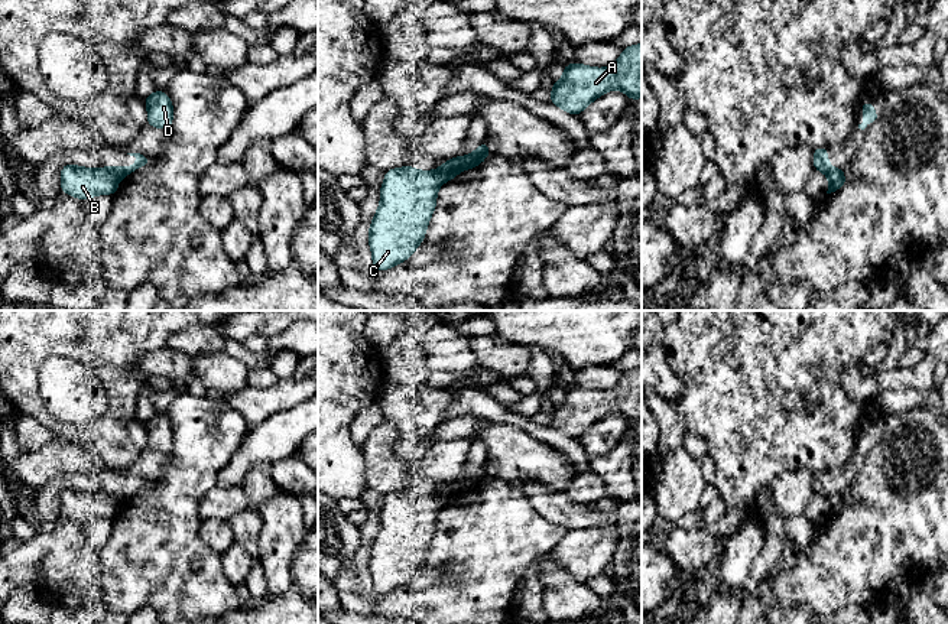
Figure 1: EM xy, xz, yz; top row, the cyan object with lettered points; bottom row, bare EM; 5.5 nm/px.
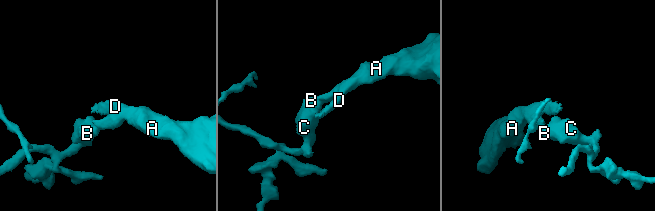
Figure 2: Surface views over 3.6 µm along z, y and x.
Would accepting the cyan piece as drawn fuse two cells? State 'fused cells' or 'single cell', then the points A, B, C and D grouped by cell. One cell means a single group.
single cell; groups A B C D

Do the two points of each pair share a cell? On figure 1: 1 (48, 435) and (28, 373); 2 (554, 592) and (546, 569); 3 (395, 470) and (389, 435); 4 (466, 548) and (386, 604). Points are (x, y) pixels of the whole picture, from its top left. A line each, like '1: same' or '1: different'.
1: different
2: same
3: same
4: same

